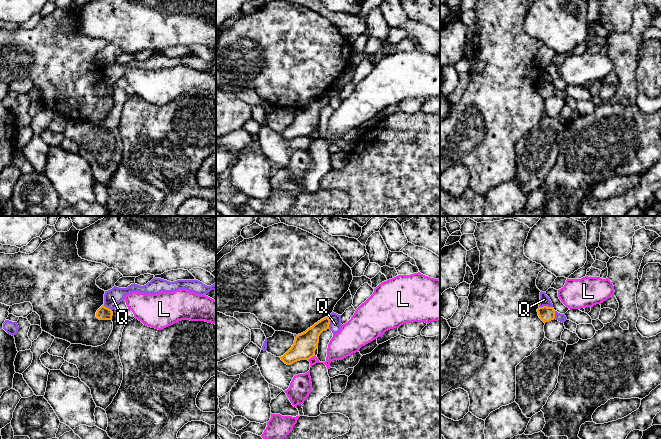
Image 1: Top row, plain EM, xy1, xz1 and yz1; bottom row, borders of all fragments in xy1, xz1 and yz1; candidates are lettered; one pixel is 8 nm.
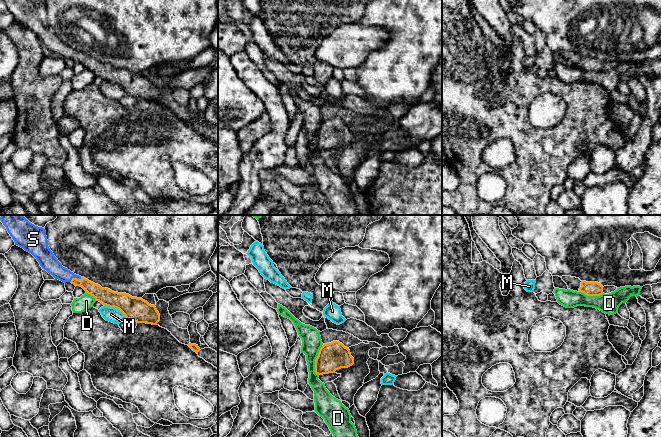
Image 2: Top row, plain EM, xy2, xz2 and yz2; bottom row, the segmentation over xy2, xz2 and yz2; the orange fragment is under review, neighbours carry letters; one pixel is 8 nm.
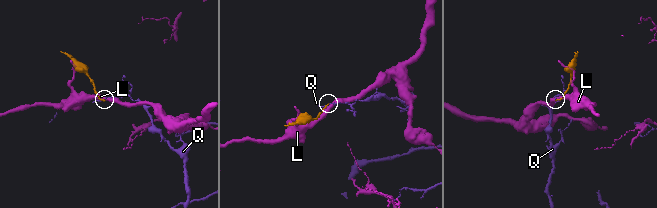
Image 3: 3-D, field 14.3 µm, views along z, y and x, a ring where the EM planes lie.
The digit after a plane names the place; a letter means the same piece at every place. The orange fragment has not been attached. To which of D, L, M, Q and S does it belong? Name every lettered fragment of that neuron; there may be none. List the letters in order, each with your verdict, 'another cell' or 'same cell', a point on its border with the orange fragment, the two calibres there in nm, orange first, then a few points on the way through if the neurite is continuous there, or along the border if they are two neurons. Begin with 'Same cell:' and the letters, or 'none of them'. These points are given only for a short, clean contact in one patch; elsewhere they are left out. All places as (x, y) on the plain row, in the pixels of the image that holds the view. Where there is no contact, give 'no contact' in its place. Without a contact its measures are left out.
Same cell: S
D: another cell | xz2 (315, 137) | 220/160 nm | along xz2 (322, 122), (315, 136), (315, 148), (318, 151)
L: another cell | xz1 (311, 133) | 190/190 nm
M: another cell | xy2 (116, 83) | 190/120 nm | along xy2 (104, 80), (116, 83), (126, 94)
Q: another cell | yz1 (545, 82) | 120/80 nm | along yz1 (552, 82), (539, 83)
S: same cell | xy2 (75, 54) | 120/140 nm | across xy2 (100, 70), (75, 54), (60, 49), (49, 38)

